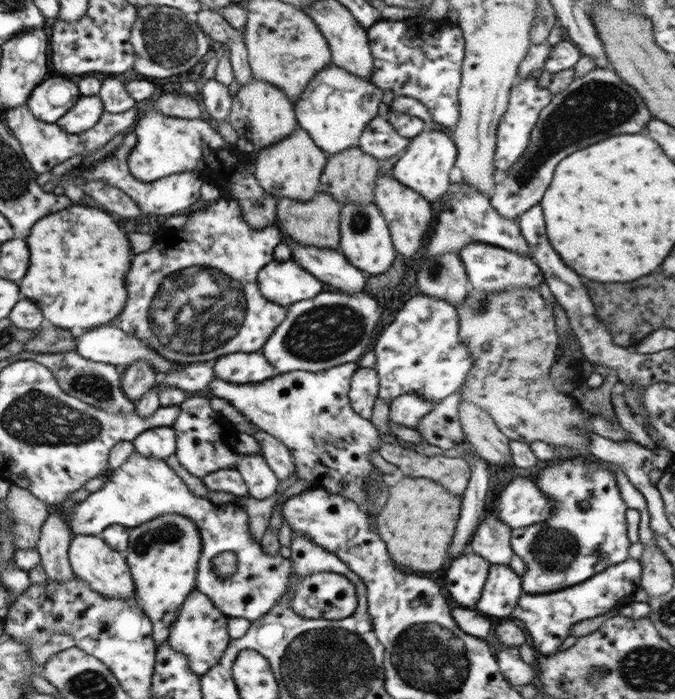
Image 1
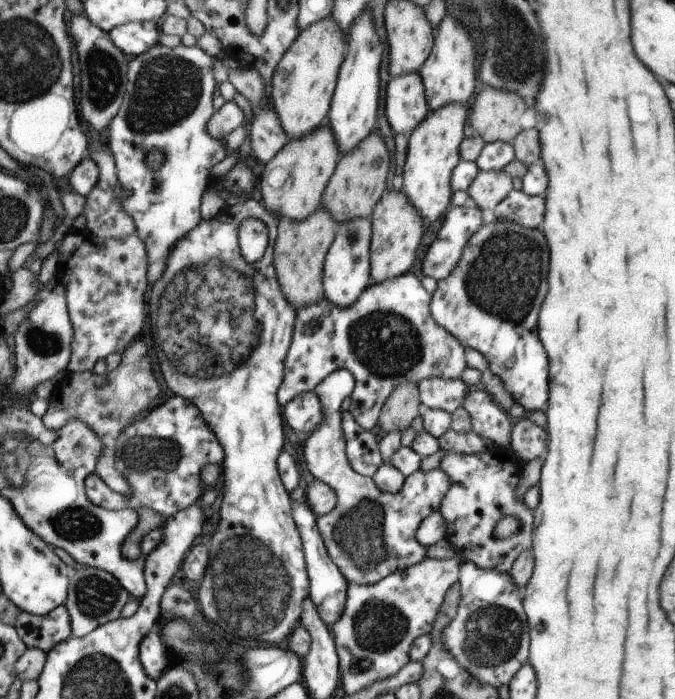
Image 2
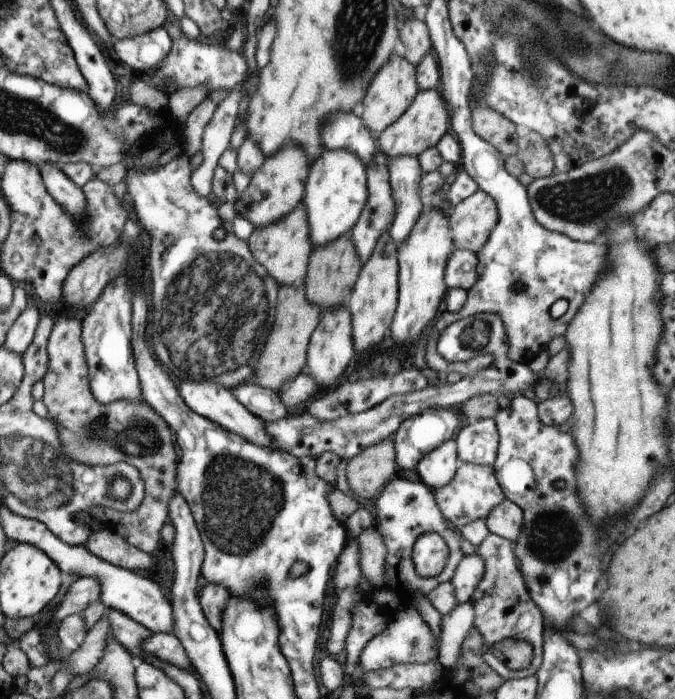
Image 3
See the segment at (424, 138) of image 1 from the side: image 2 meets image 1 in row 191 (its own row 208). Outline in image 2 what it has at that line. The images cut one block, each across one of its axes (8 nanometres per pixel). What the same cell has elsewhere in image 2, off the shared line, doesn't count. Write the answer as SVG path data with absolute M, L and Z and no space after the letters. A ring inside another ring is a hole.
M443 106L439 112L427 114L427 118L407 136L407 156L399 192L421 216L425 232L435 220L443 218L451 206L451 170L461 162L459 144L465 138L465 112L467 106Z

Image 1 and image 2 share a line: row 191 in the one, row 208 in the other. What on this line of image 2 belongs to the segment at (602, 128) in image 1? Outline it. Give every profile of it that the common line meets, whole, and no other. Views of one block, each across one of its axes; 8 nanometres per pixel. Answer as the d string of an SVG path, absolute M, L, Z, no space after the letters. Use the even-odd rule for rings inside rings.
M511 190L499 206L493 208L497 222L509 220L525 228L539 228L543 224L543 196L527 196L523 190Z

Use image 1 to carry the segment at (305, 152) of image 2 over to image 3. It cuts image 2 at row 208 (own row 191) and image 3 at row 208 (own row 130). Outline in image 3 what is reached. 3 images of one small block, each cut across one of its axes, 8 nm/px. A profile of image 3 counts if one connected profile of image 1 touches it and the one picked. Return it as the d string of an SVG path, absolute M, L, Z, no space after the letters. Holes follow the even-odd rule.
M299 204L287 216L279 218L279 222L273 222L263 228L255 228L247 238L247 244L253 258L269 272L271 280L275 280L279 286L293 286L295 282L301 282L307 276L307 264L313 252L305 204Z

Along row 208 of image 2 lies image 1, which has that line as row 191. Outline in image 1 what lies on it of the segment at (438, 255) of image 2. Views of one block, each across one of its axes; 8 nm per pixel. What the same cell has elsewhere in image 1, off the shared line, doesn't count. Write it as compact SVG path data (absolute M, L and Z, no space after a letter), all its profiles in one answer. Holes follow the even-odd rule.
M463 180L449 186L447 200L439 208L439 216L435 222L435 228L431 236L427 238L427 248L423 252L423 258L437 258L439 254L459 254L459 250L471 242L483 242L495 248L503 248L507 252L515 252L519 256L529 258L527 242L521 236L519 224L515 220L505 220L497 214L497 210L489 204L489 198L485 198L477 188L471 184L465 184Z

